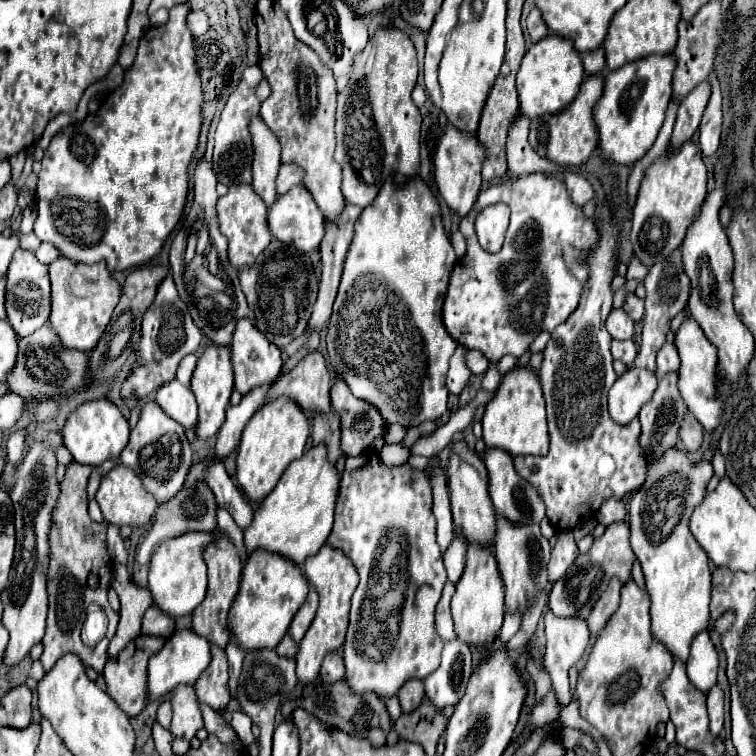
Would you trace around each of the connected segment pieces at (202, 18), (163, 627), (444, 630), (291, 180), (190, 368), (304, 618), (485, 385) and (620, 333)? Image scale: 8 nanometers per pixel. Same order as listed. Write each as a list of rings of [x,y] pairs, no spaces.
[[[190,10],[186,24],[194,36],[202,36],[208,30],[208,16],[202,10]]]
[[[150,606],[142,616],[142,634],[170,638],[174,634],[174,620],[158,606]]]
[[[448,580],[446,586],[444,586],[444,592],[442,592],[442,598],[436,606],[436,630],[438,630],[438,636],[442,640],[454,640],[456,634],[454,634],[454,624],[452,624],[452,616],[450,616],[450,598],[454,594],[454,584]]]
[[[280,164],[278,178],[276,178],[278,194],[284,194],[286,190],[290,190],[296,184],[302,184],[302,176],[304,176],[304,170],[300,170],[300,166],[296,166],[296,164]]]
[[[188,354],[188,356],[180,362],[180,366],[178,366],[176,378],[178,378],[180,382],[184,382],[186,386],[190,384],[190,376],[192,376],[192,372],[194,372],[194,368],[196,368],[196,362],[198,362],[196,354]]]
[[[310,586],[310,592],[306,596],[306,602],[300,606],[300,610],[296,612],[292,624],[290,624],[290,636],[300,642],[306,634],[306,630],[310,628],[312,620],[314,620],[314,614],[316,614],[316,608],[318,608],[318,594],[316,594],[316,588]]]
[[[498,363],[489,364],[487,372],[481,383],[480,390],[494,392],[502,380],[502,375],[498,371]]]
[[[614,308],[606,320],[606,330],[612,334],[612,338],[616,340],[628,340],[632,338],[634,332],[634,322],[632,318],[622,310],[622,308]]]

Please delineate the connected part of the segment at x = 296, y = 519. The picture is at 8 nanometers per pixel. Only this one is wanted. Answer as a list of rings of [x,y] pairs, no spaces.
[[[324,446],[306,450],[302,458],[298,458],[288,466],[288,470],[284,470],[274,490],[254,508],[254,518],[244,530],[246,554],[262,548],[282,554],[284,558],[302,566],[308,556],[316,554],[316,550],[326,544],[326,538],[332,530],[338,490],[340,478],[332,462],[328,462]]]

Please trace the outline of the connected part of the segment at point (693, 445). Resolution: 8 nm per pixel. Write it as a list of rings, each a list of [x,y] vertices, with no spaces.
[[[694,416],[684,418],[684,426],[680,430],[680,442],[682,442],[682,448],[688,452],[700,450],[702,442],[704,442],[704,428]]]

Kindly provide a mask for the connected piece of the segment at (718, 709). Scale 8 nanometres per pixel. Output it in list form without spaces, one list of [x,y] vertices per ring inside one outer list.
[[[714,686],[708,694],[708,716],[710,716],[710,734],[718,736],[724,724],[724,694]]]

